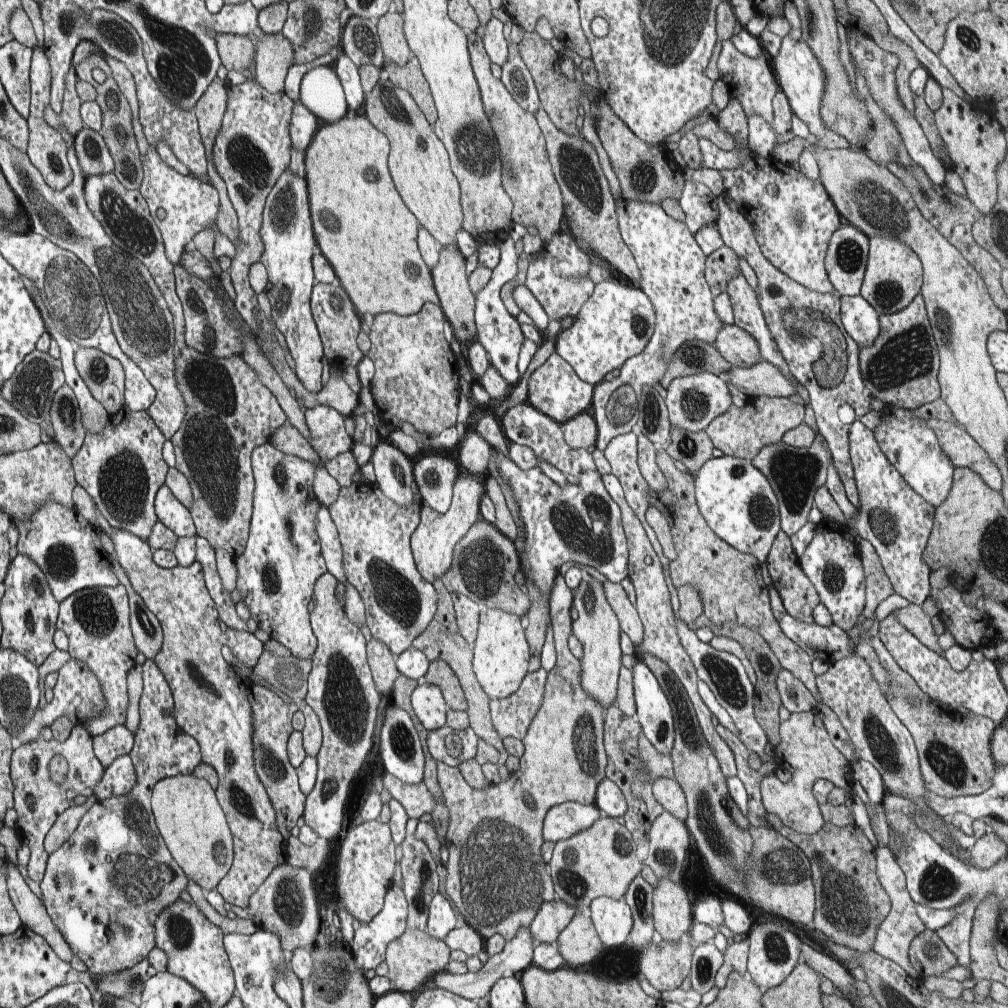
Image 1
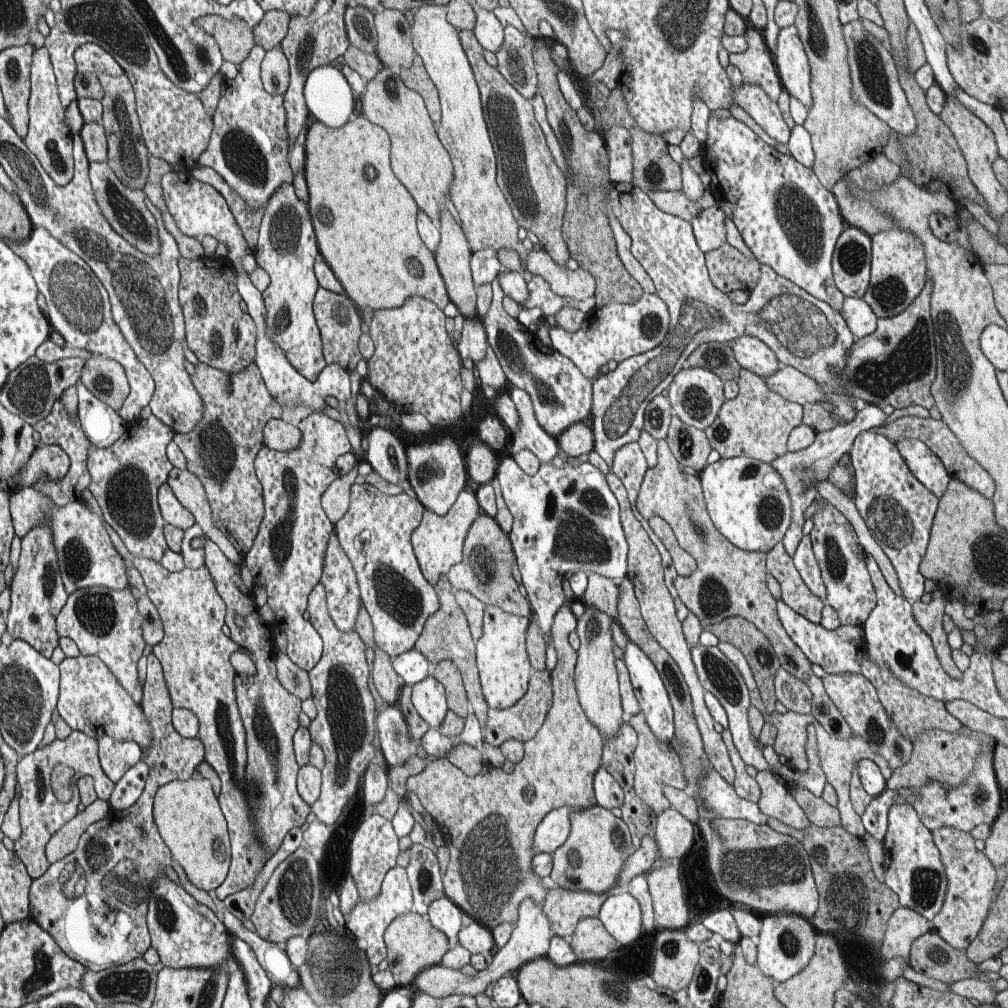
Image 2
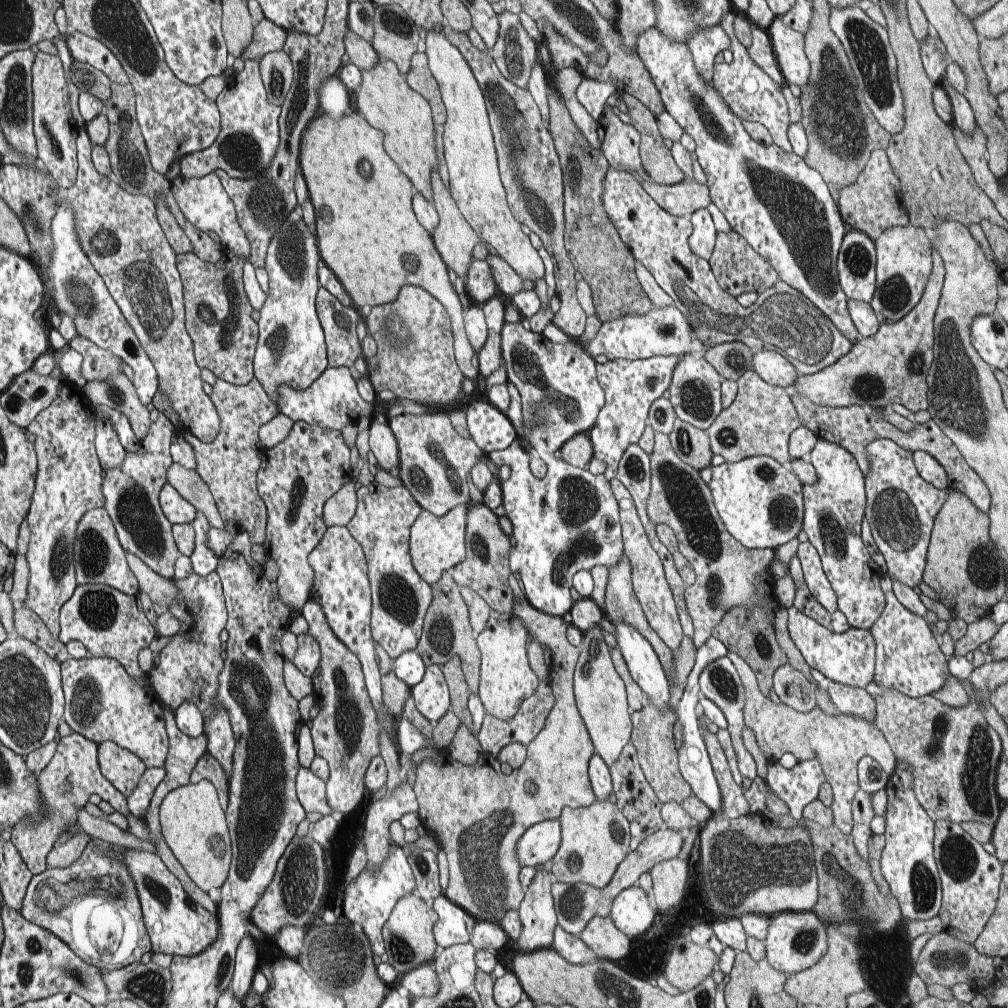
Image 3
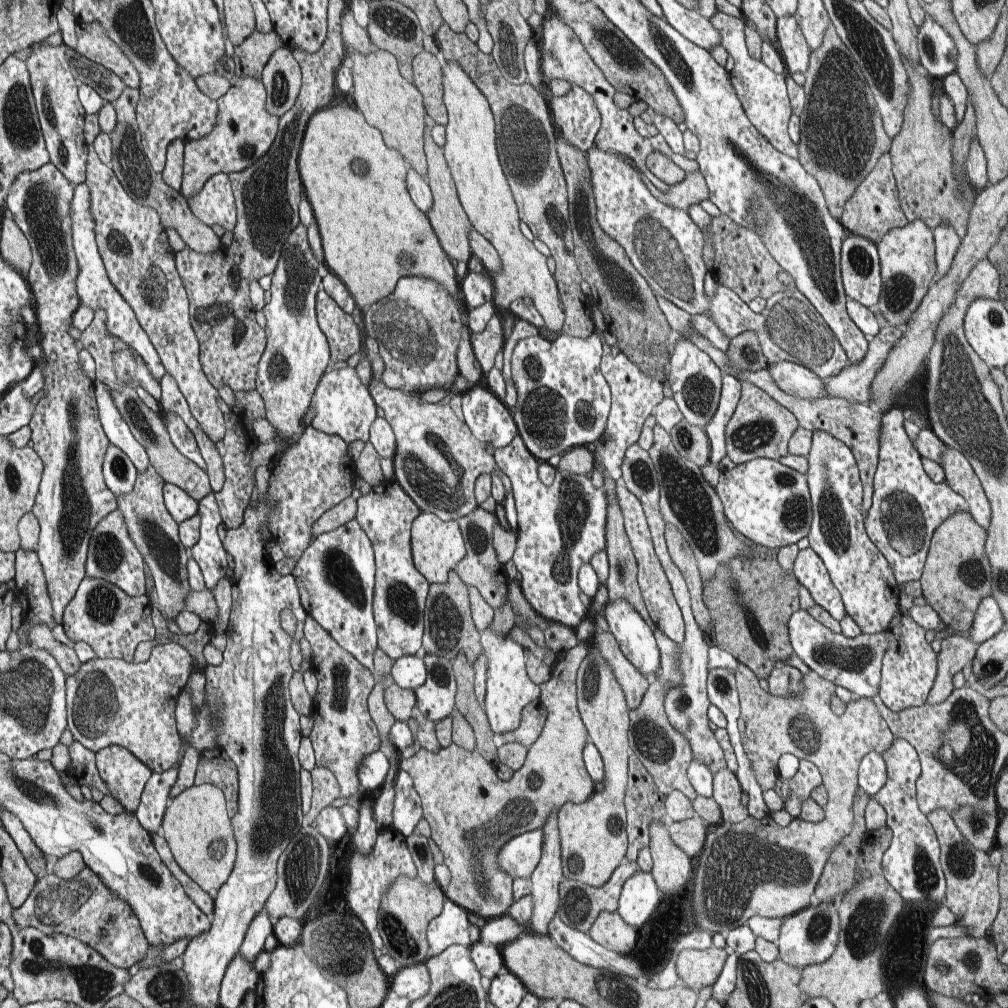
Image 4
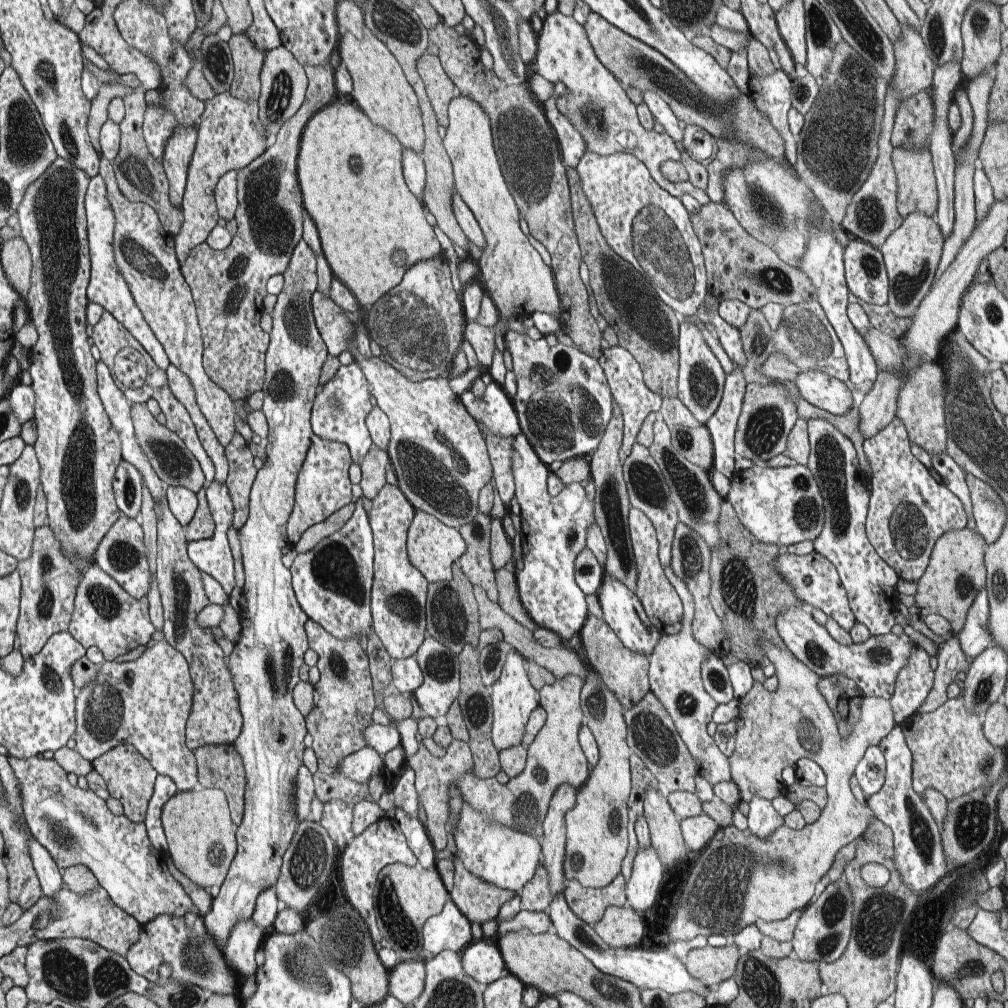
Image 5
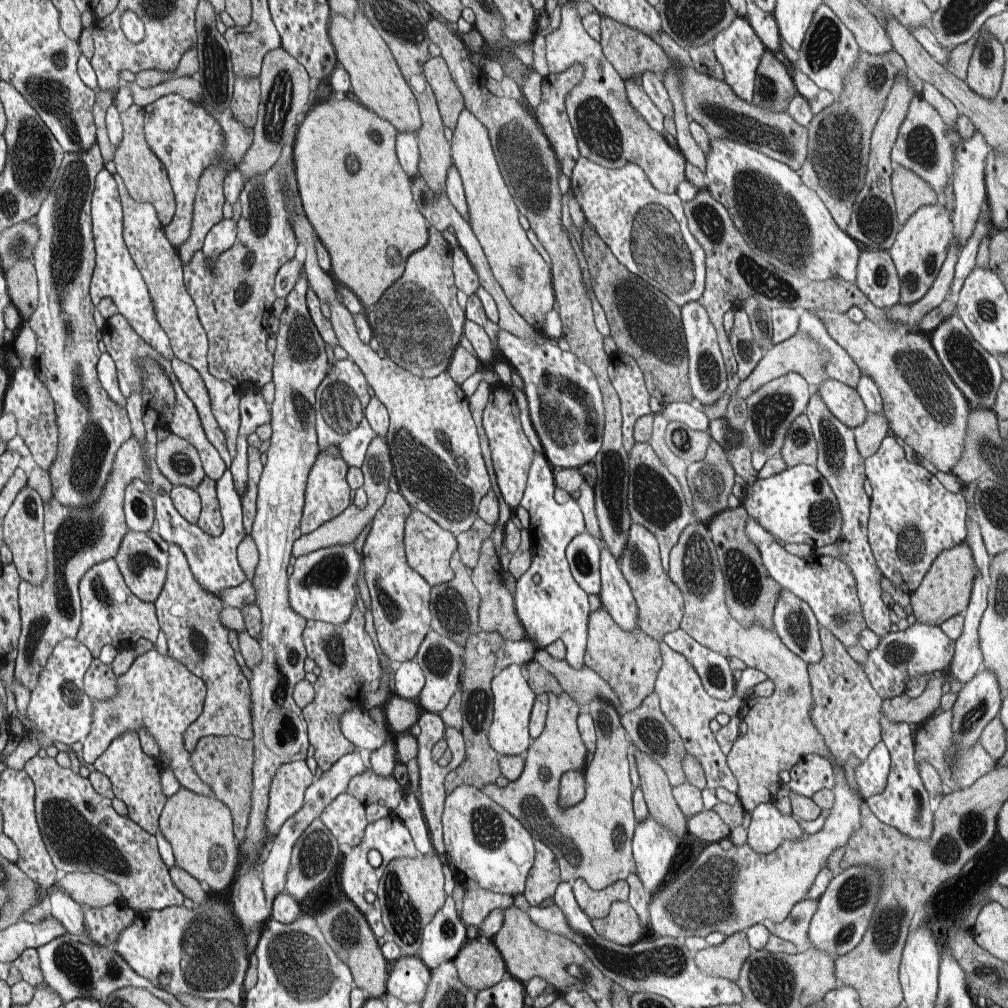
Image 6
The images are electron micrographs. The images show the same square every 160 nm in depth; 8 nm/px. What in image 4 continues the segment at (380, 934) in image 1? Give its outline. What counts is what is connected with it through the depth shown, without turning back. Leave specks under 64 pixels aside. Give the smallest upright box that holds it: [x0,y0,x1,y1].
[347,826,417,953]

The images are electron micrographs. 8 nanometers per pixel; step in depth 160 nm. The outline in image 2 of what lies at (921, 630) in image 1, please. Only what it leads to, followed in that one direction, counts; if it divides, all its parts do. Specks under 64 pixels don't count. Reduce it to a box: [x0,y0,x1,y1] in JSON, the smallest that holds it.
[912,591,962,678]

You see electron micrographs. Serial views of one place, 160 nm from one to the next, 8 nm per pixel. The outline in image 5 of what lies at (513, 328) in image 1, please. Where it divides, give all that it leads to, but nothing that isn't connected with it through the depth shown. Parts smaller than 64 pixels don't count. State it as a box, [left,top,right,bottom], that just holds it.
[505,329,613,467]

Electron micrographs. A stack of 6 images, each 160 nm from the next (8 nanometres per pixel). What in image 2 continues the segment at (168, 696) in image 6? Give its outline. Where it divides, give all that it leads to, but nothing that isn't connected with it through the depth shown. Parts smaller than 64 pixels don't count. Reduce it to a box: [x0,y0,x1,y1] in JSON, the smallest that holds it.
[57,656,152,752]

